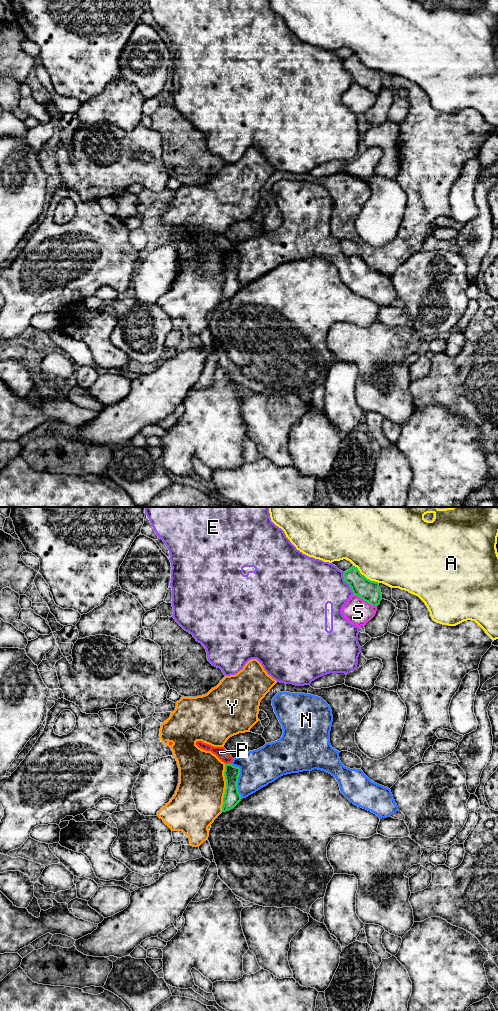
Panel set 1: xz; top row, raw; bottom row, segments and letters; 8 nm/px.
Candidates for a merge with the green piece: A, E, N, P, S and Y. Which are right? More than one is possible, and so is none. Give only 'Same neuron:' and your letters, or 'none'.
Same neuron: none

